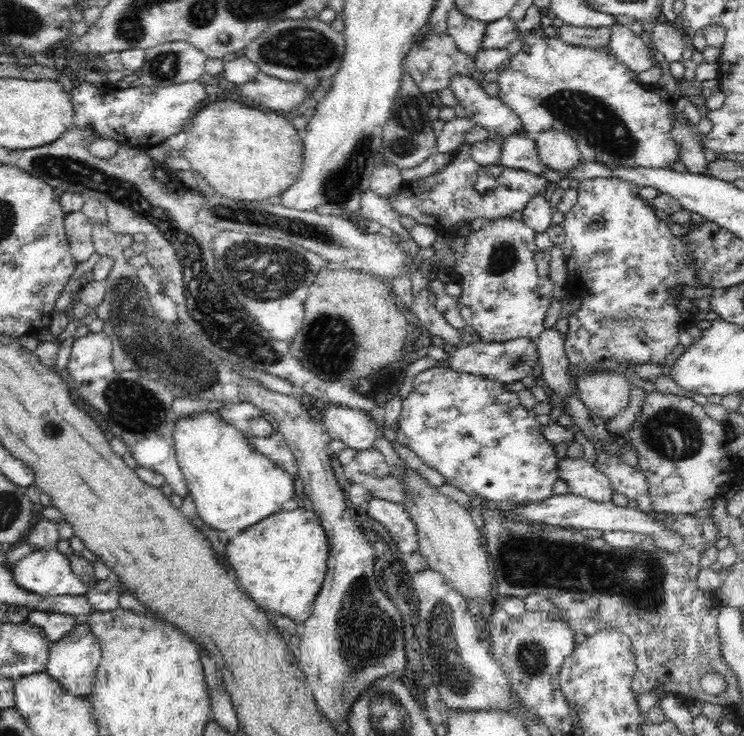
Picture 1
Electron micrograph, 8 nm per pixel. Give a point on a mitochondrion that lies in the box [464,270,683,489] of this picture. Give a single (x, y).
(520, 360)

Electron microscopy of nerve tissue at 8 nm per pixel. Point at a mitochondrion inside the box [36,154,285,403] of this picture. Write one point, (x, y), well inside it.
(140, 335)

